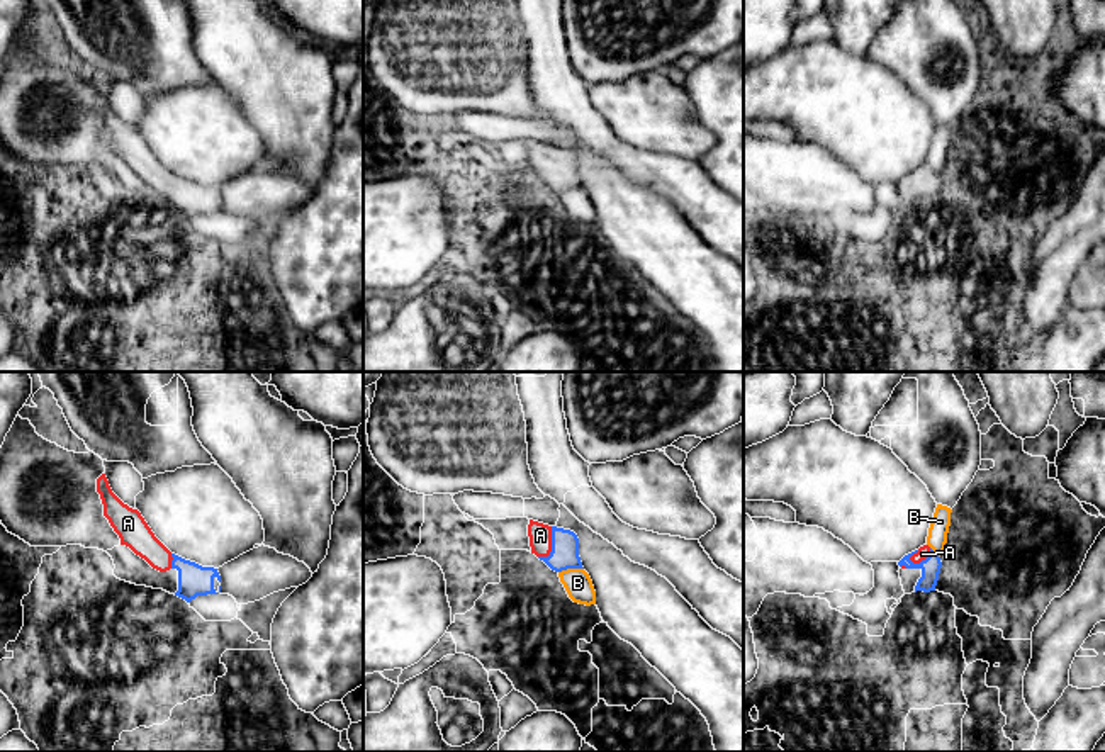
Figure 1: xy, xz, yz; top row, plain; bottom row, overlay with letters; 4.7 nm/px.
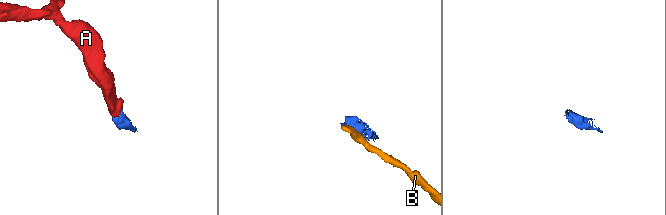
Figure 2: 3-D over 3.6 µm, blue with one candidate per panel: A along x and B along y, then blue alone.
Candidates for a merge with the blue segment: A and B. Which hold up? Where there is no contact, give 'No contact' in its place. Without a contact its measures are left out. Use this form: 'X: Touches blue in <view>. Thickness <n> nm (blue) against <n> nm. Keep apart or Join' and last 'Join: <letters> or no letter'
A: Touches blue in xz. Thickness 130 nm (blue) against 110 nm. Join
B: Touches blue in xz. Thickness 130 nm (blue) against 130 nm. Keep apart
Join: A

